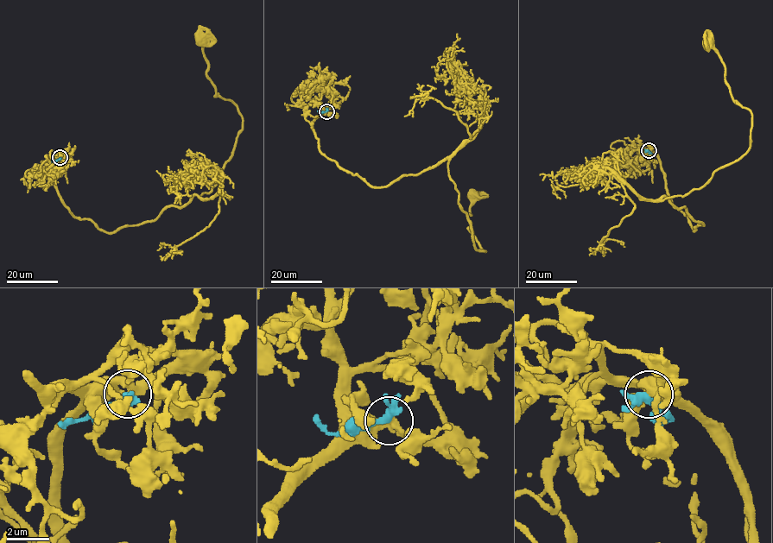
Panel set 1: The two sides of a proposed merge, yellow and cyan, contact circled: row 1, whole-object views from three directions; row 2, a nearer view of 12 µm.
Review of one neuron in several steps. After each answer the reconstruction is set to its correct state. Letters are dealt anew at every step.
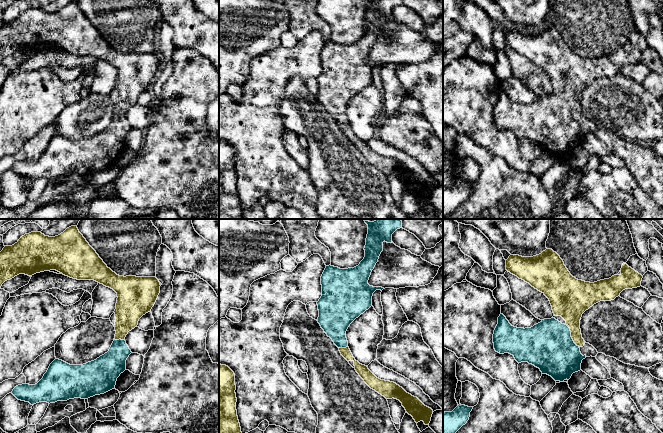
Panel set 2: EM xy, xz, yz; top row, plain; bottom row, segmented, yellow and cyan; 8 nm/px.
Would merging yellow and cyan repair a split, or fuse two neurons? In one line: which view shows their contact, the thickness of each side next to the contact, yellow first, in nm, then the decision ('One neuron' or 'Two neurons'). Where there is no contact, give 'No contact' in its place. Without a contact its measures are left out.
Touches yellow in yz. Thickness 240 nm (yellow) against 400 nm. One neuron

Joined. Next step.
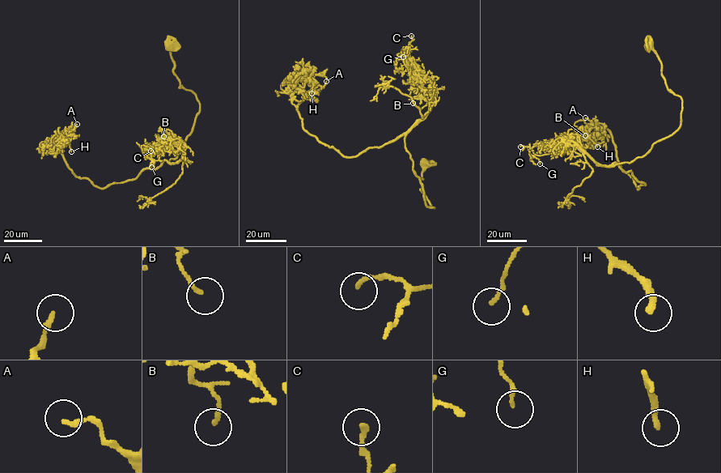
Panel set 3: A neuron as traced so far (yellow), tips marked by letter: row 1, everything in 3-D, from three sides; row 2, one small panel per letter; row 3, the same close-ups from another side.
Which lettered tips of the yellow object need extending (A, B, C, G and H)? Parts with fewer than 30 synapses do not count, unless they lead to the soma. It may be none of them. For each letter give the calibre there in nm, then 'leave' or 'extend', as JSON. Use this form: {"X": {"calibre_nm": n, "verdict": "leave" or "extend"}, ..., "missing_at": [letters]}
{"A": {"calibre_nm": 200, "verdict": "leave"}, "B": {"calibre_nm": 160, "verdict": "leave"}, "C": {"calibre_nm": 180, "verdict": "leave"}, "G": {"calibre_nm": 130, "verdict": "leave"}, "H": {"calibre_nm": 240, "verdict": "leave"}, "missing_at": []}

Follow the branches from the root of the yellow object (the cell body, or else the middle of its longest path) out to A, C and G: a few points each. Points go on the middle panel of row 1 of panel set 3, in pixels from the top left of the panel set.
A: (423, 164), (421, 190), (434, 208), (425, 203), (405, 134), (354, 156), (309, 134), (297, 106), (326, 81)
C: (423, 164), (421, 190), (434, 208), (425, 203), (405, 146), (405, 134), (434, 98), (410, 70), (411, 36)
G: (423, 164), (421, 190), (434, 208), (425, 203), (405, 138), (433, 95), (405, 65), (408, 48), (403, 57)

